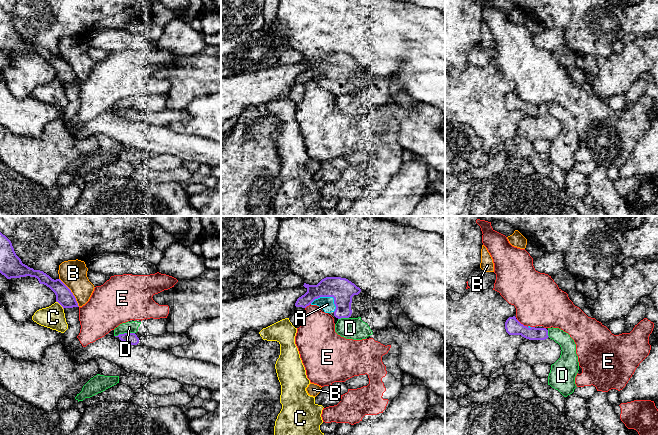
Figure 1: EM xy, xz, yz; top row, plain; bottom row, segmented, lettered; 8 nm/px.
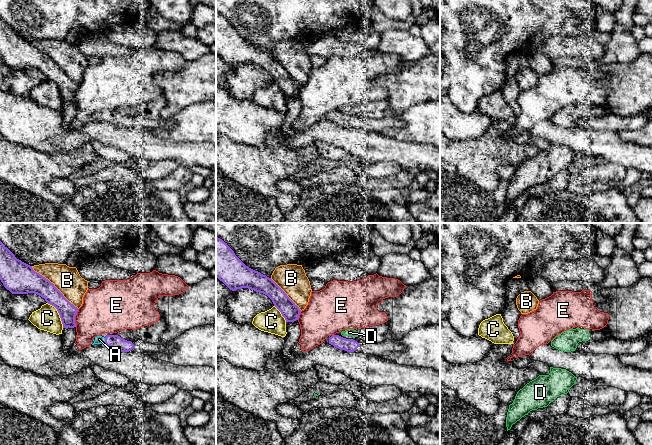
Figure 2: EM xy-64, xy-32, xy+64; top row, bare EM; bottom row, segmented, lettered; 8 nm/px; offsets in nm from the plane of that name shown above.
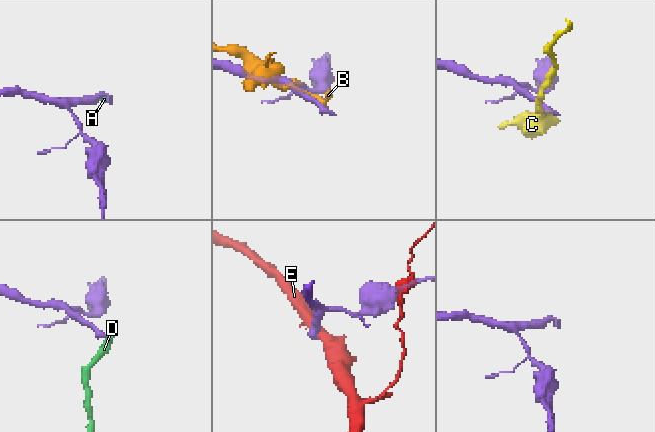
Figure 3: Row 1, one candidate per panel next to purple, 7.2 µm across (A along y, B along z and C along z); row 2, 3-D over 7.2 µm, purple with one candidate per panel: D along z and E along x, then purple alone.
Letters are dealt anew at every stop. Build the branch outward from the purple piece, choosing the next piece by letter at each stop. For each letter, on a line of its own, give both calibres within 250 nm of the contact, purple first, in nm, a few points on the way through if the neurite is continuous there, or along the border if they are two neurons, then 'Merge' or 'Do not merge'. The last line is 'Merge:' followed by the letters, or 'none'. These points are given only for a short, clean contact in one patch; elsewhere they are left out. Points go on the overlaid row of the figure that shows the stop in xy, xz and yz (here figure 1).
A: Thickness 190 nm (purple) against 110 nm. Path across: xz (342, 290), (327, 296), (327, 304). Merge
B: Thickness 140 nm (purple) against 220 nm. Do not merge
C: Thickness 140 nm (purple) against 190 nm. Do not merge
D: Thickness 90 nm (purple) against 100 nm. Boundary: xy (134, 332), (119, 333), (115, 336). Do not merge
E: Thickness 130 nm (purple) against 380 nm. Do not merge
Merge: A

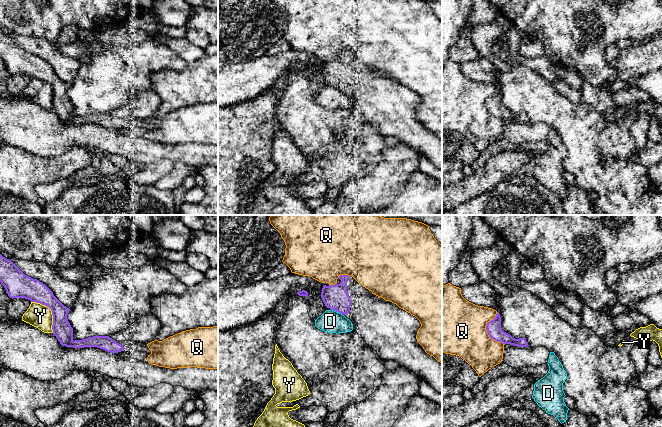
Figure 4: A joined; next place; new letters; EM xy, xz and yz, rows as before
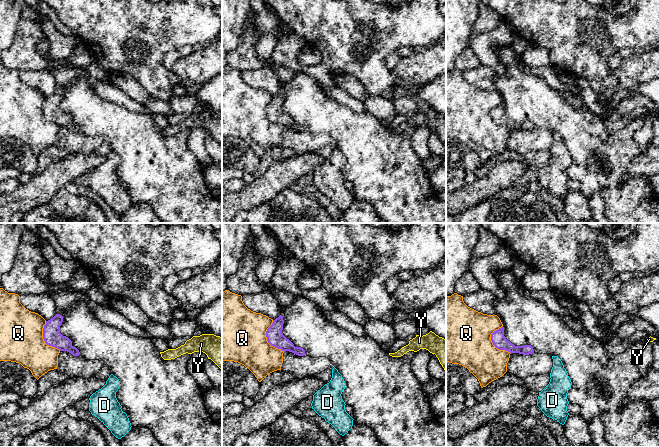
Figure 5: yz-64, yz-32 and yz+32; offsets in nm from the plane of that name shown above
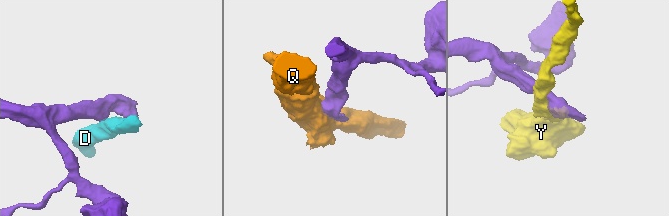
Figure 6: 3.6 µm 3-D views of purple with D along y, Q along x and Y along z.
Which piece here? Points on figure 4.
D: Thickness 200 nm (purple) against 180 nm. Boundary: xz (331, 308), (341, 314). Do not merge
Q: Thickness 120 nm (purple) against 440 nm. Do not merge
Y: Thickness 180 nm (purple) against 190 nm. Do not merge
Merge: none

